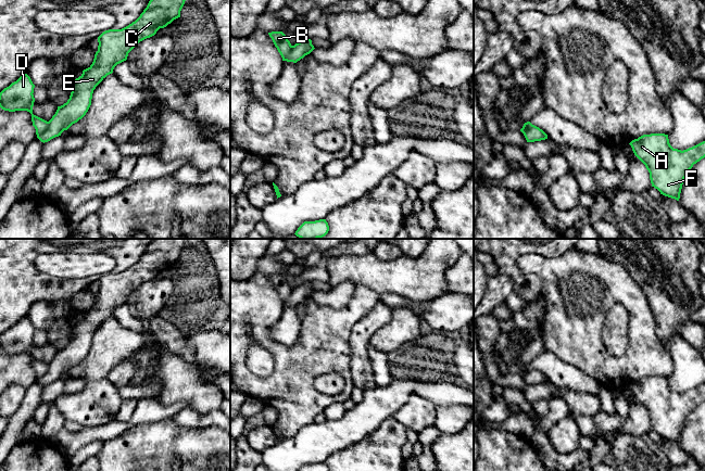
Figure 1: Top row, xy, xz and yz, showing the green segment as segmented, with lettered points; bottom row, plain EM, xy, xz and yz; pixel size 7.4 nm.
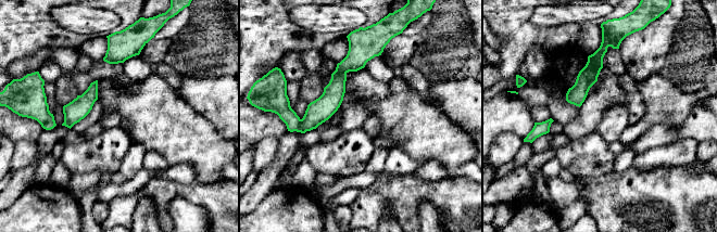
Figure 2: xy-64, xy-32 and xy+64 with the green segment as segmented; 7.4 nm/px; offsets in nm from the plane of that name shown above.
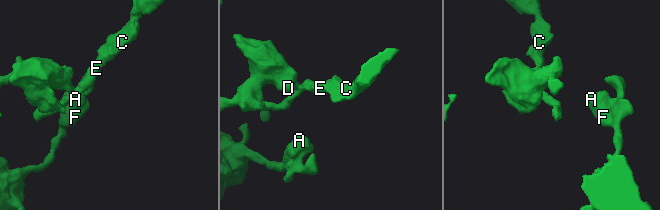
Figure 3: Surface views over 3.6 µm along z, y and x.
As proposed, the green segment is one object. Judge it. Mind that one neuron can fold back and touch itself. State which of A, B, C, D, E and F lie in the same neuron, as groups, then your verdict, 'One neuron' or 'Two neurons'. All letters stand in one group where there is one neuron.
Groups: A B D F / C E. Two neurons

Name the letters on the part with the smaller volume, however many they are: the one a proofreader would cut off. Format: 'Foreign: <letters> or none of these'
Foreign: C, E

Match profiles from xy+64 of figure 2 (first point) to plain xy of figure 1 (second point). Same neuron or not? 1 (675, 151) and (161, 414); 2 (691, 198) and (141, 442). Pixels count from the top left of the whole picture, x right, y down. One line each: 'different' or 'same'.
1: same
2: same

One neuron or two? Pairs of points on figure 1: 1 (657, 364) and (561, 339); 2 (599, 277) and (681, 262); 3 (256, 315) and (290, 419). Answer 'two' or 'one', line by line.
1: one
2: two
3: one

